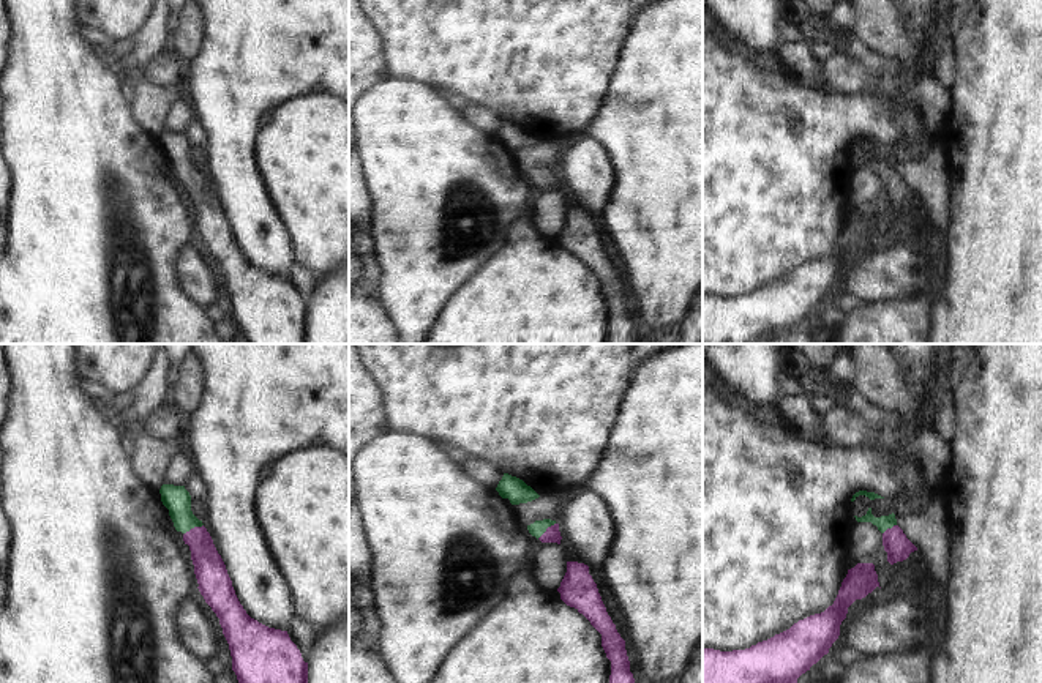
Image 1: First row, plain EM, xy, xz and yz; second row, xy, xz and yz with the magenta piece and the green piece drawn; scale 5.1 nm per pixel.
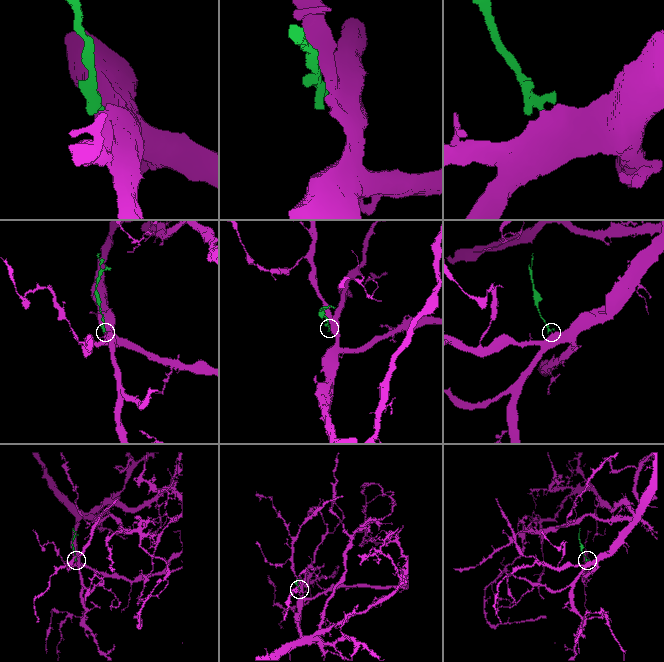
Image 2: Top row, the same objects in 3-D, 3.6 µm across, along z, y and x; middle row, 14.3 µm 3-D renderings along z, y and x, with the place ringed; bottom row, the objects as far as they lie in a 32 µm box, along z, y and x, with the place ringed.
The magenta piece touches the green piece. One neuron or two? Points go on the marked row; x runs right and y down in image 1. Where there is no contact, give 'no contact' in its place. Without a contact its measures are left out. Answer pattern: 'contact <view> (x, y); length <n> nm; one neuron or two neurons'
contact xz (547, 530); length 130 nm; one neuron

